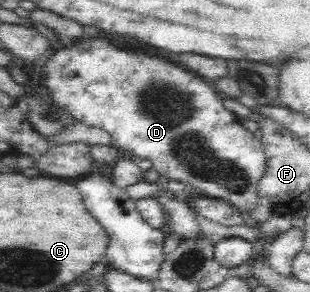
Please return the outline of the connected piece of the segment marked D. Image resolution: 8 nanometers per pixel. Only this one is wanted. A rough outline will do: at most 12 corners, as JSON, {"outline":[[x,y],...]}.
{"outline":[[107,40],[45,87],[155,172],[241,212],[265,153],[214,88]]}

